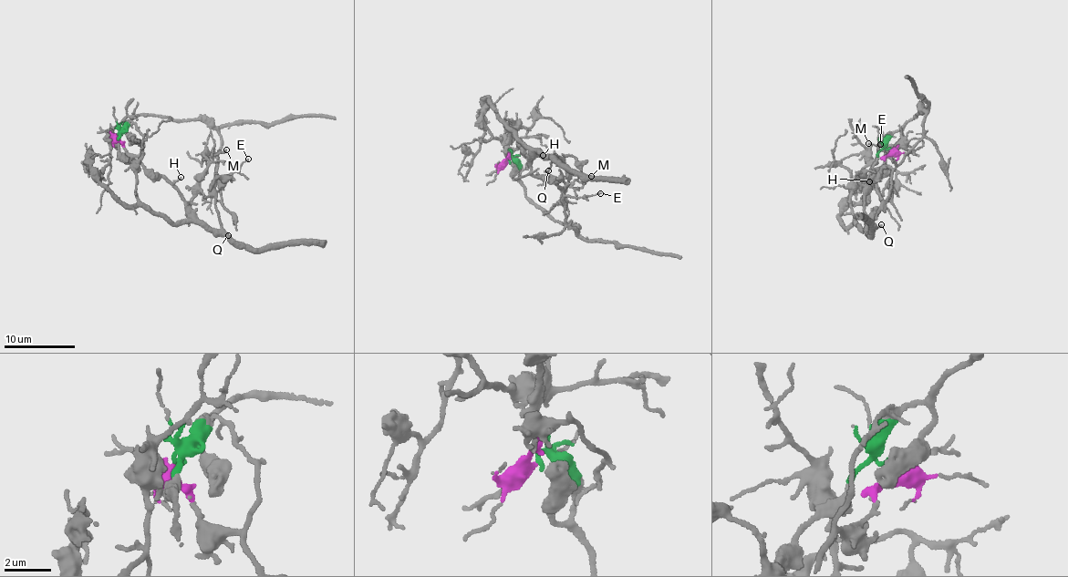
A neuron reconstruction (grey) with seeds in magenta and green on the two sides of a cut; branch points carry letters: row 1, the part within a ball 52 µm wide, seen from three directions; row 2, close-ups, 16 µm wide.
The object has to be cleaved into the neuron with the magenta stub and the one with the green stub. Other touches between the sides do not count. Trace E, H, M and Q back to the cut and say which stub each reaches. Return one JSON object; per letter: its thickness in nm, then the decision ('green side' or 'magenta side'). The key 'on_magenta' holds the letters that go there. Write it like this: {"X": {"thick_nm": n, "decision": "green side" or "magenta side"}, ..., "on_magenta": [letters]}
{"E": {"thick_nm": 100, "decision": "green side"}, "H": {"thick_nm": 120, "decision": "magenta side"}, "M": {"thick_nm": 110, "decision": "magenta side"}, "Q": {"thick_nm": 120, "decision": "magenta side"}, "on_magenta": ["H", "M", "Q"]}

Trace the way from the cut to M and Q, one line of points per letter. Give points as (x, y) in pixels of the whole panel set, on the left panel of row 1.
M: (118, 135), (122, 146), (139, 158), (143, 168), (156, 172), (189, 203), (192, 187), (212, 157), (226, 149)
Q: (118, 135), (122, 146), (139, 158), (143, 168), (179, 191), (201, 221), (232, 241), (227, 234)

